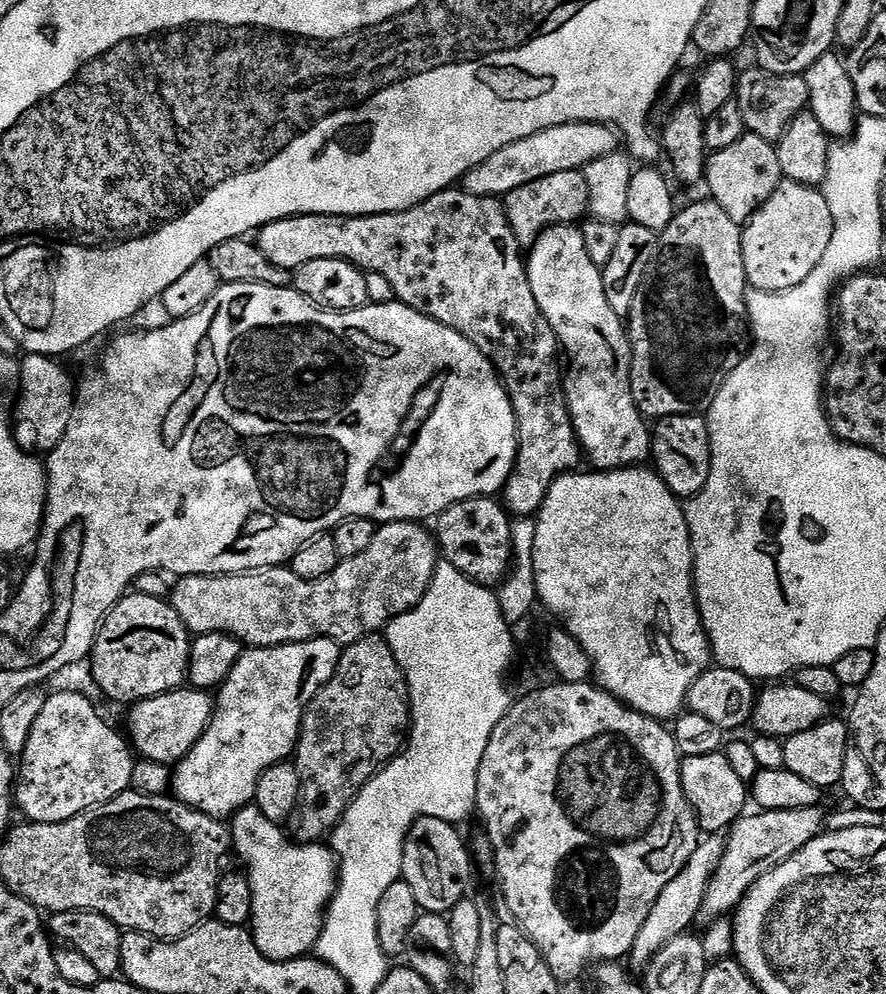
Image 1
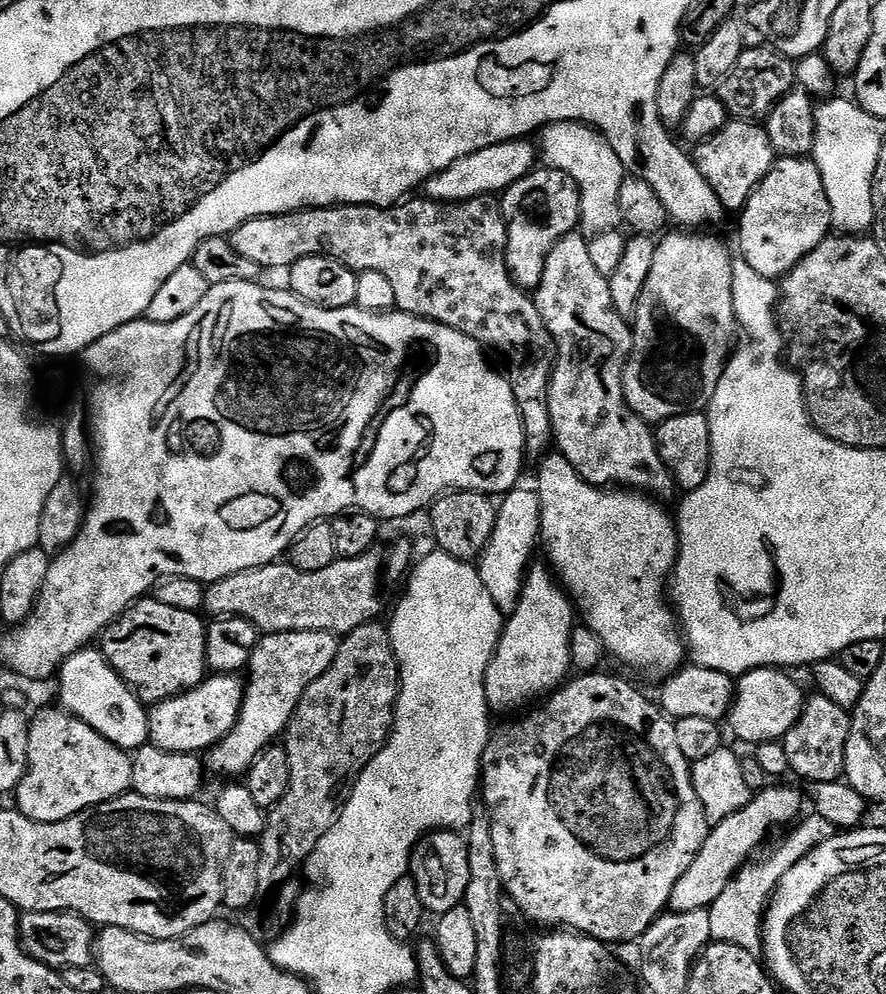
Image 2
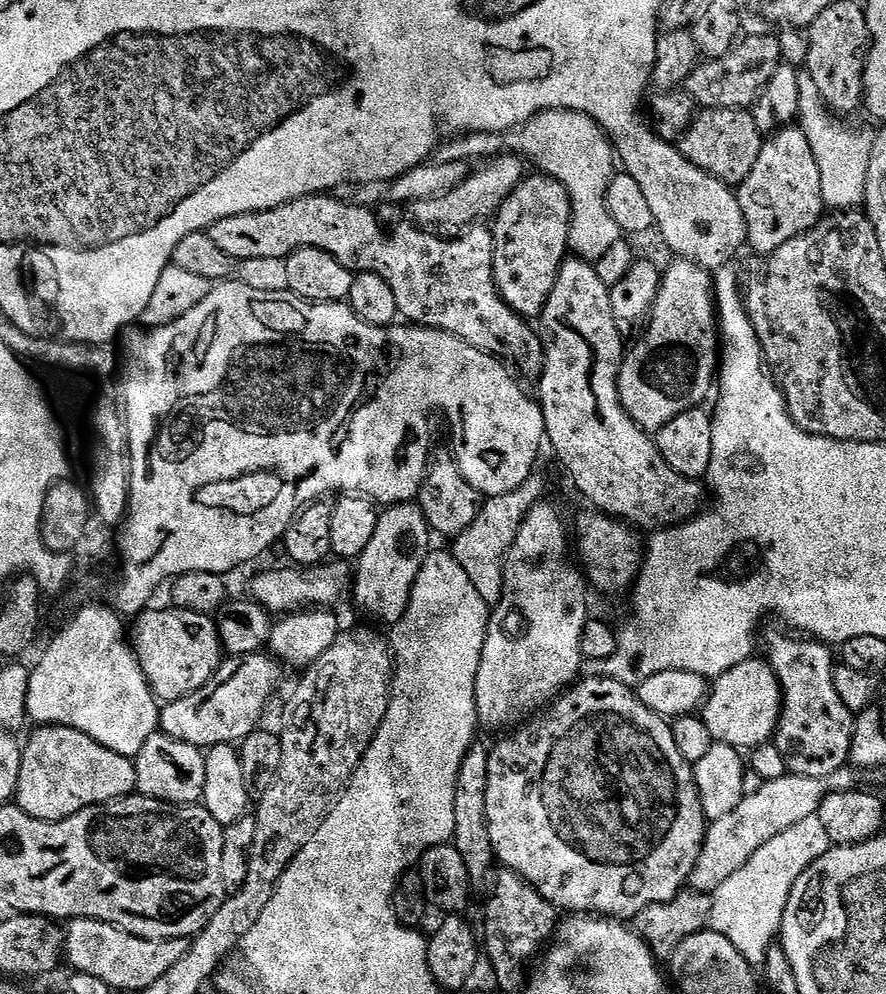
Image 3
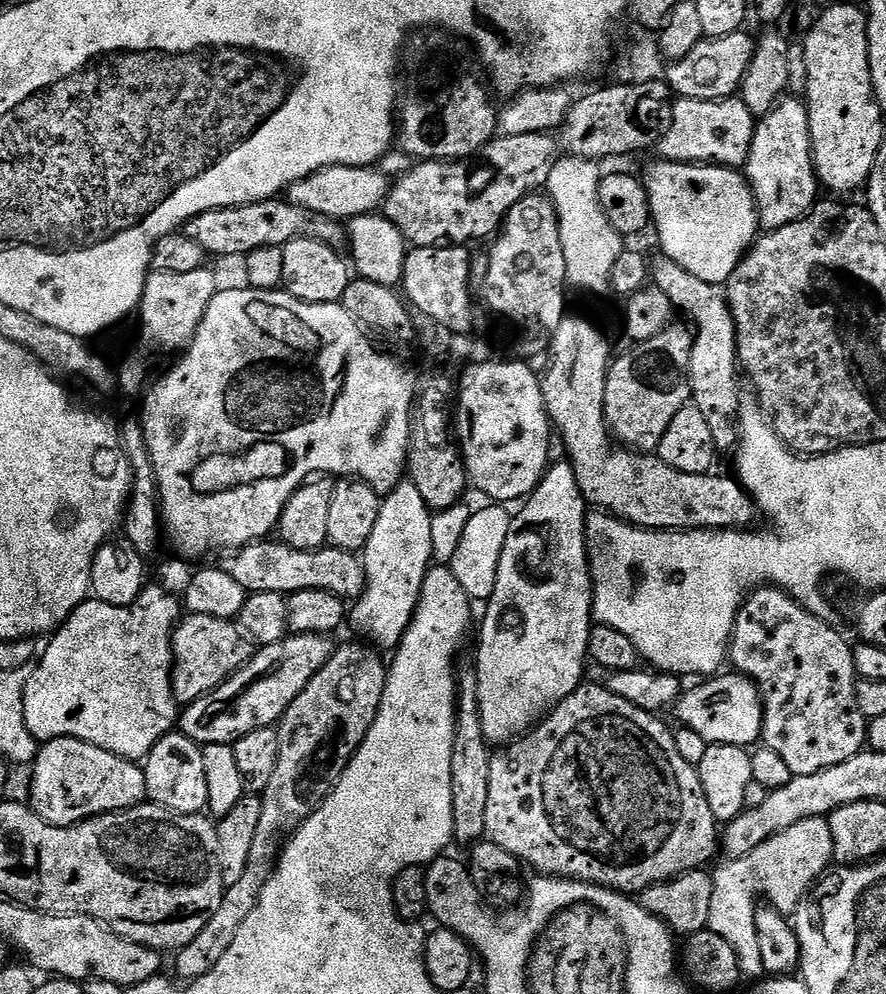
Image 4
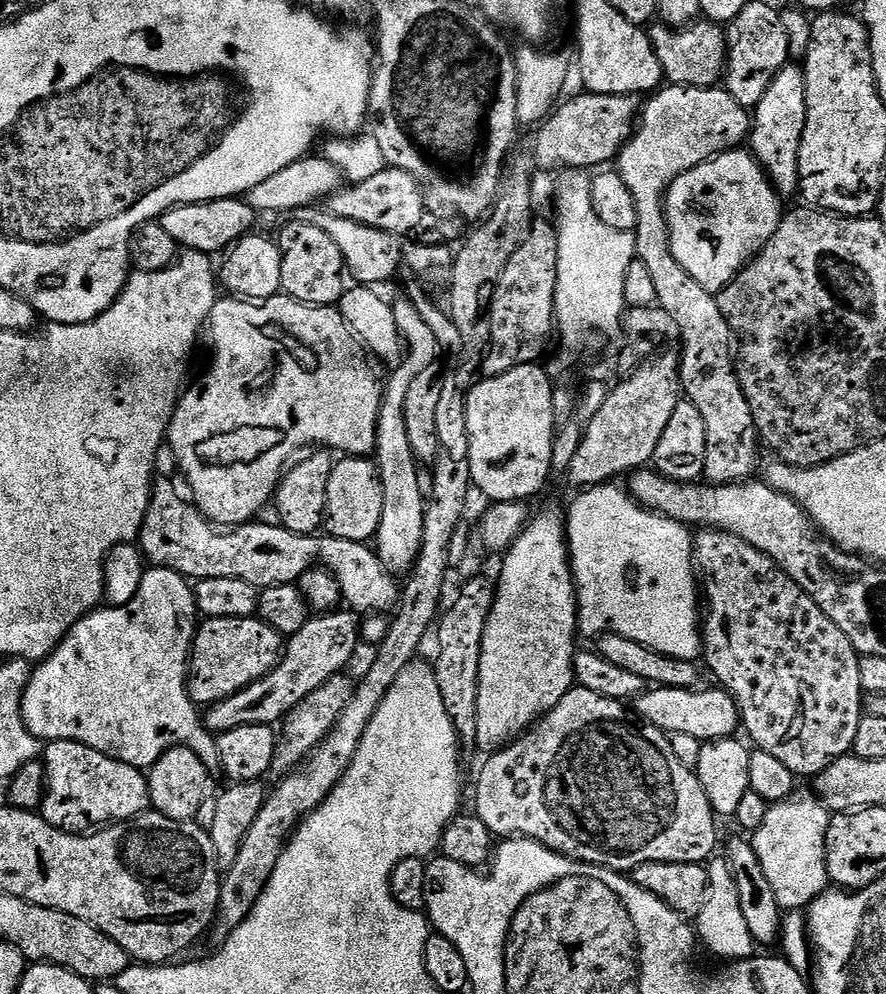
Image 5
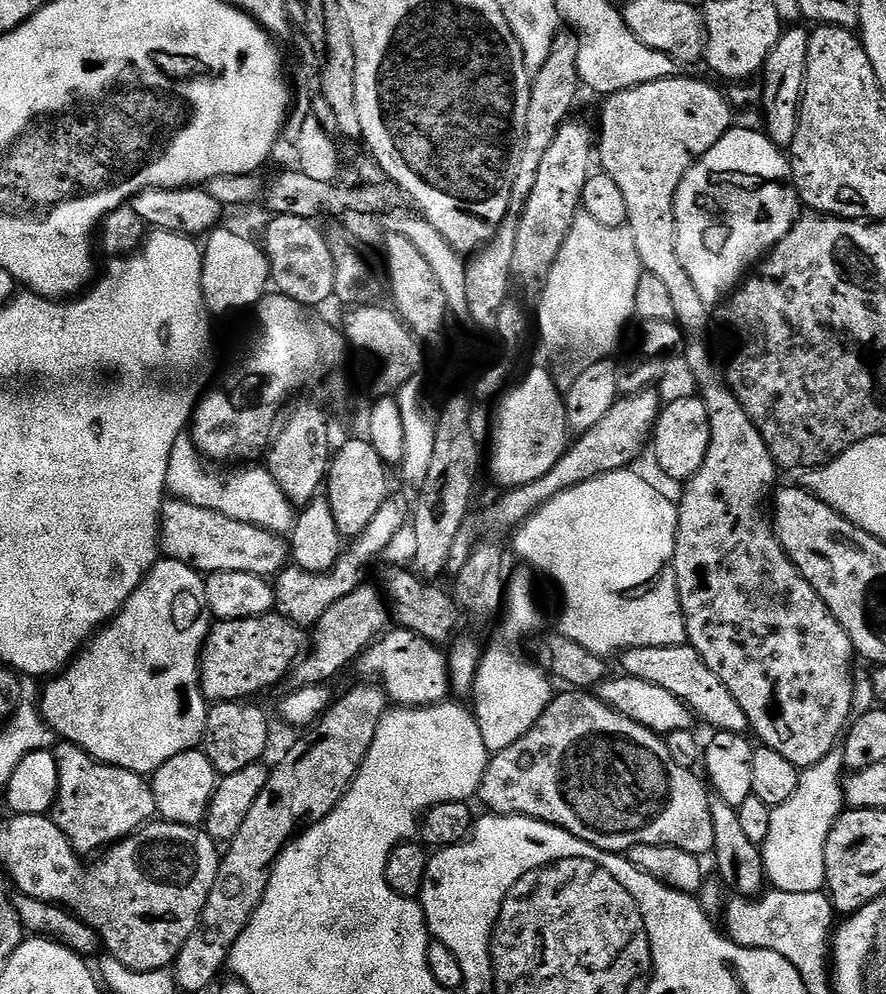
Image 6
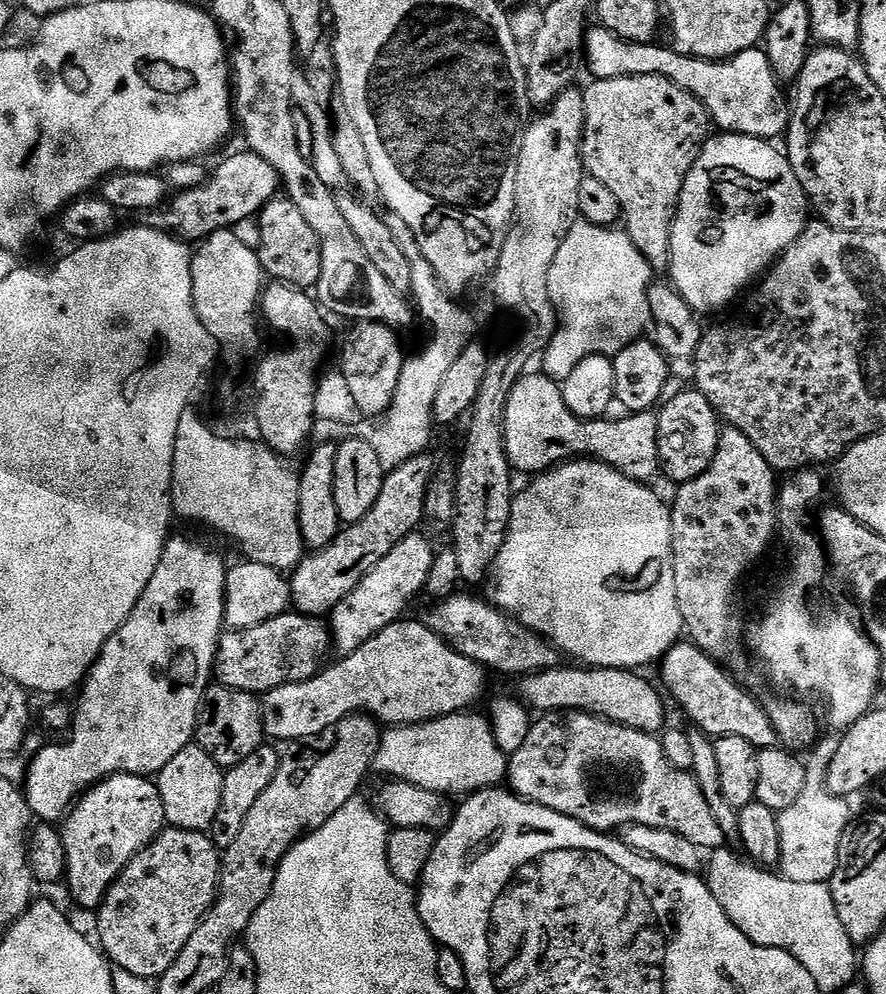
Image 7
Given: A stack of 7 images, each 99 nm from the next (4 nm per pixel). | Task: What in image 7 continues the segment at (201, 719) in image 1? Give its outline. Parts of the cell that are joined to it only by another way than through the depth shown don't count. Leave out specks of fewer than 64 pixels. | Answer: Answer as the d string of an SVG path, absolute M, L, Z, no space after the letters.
M417 530L404 536L366 578L330 614L330 627L335 651L347 654L366 646L370 638L374 638L386 626L405 615L408 604L416 600L416 595L423 593L430 578L431 567L434 566L437 549L423 536L423 531Z

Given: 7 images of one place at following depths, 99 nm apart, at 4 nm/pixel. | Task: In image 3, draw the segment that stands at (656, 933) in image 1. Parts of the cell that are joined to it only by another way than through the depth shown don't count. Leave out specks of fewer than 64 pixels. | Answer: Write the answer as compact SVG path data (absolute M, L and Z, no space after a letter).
M845 766L842 770L834 770L834 774L830 774L824 780L791 774L777 780L765 780L762 790L758 790L755 794L746 796L742 802L738 802L737 808L732 813L725 814L724 817L709 823L708 832L704 836L702 854L692 871L691 887L695 891L705 894L716 892L718 886L722 886L722 882L726 882L726 878L738 874L738 870L742 870L742 866L746 866L746 862L750 862L750 858L754 858L754 854L758 854L758 850L762 850L762 846L766 846L766 842L770 842L770 838L778 838L778 834L782 834L782 830L790 830L790 826L798 826L798 822L817 815L829 792L853 791L857 787L855 775L857 776L857 773L851 767Z

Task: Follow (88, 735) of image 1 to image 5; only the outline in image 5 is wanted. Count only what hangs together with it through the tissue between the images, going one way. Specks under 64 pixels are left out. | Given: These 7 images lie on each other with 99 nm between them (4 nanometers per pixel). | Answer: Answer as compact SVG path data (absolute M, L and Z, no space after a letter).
M53 740L43 749L44 772L48 775L48 793L42 796L44 821L65 832L87 834L101 826L120 824L123 820L133 820L135 816L149 811L148 778L141 769L130 766L121 760L110 758L85 744L69 740Z

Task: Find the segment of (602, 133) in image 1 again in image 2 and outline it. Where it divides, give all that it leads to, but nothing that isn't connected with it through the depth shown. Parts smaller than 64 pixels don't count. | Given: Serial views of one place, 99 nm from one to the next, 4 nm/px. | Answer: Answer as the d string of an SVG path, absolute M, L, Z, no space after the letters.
M531 139L507 140L501 144L486 146L486 150L478 150L446 166L446 170L434 174L422 185L422 192L427 199L438 204L461 204L464 200L473 200L479 196L491 197L514 186L514 182L521 180L526 173L537 167L537 164L538 148Z

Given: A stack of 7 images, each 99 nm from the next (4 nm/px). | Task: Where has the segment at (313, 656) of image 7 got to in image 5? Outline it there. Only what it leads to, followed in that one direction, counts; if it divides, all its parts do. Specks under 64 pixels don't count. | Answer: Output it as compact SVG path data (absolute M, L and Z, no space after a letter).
M259 615L246 618L214 618L205 619L196 629L196 641L192 644L192 658L190 661L190 675L188 678L188 693L192 701L198 706L217 704L226 698L230 698L246 686L258 682L270 670L276 667L282 659L282 653L286 647L285 637L270 626Z

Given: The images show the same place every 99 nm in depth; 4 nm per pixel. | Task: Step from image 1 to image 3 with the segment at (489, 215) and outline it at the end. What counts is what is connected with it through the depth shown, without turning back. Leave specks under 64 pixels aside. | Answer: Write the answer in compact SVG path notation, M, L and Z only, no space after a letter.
M317 194L314 196L303 196L297 200L286 202L277 208L267 208L261 212L247 212L246 214L238 214L230 218L222 218L218 222L214 222L211 228L207 229L207 234L210 238L214 238L214 243L221 250L226 250L226 254L230 254L230 258L234 258L238 262L244 260L277 260L283 262L287 260L290 254L297 252L299 248L317 248L318 250L326 250L326 254L330 254L334 258L338 258L338 262L342 262L342 266L346 266L352 273L369 272L370 274L378 274L390 286L390 290L394 290L394 302L398 302L398 310L400 316L403 317L409 325L419 326L422 328L436 328L439 332L449 332L454 334L460 340L465 340L470 346L481 348L484 352L499 354L505 361L521 360L522 363L528 364L531 360L539 361L542 353L545 351L545 341L540 341L540 336L531 328L529 321L523 316L519 316L514 309L500 296L500 291L496 285L494 278L494 270L492 269L492 234L487 227L473 226L467 230L461 231L457 240L443 240L443 235L437 234L432 230L421 230L415 223L400 222L387 232L387 227L382 226L382 221L373 211L371 207L363 206L355 202L347 204L344 200L335 200L335 195L332 194Z

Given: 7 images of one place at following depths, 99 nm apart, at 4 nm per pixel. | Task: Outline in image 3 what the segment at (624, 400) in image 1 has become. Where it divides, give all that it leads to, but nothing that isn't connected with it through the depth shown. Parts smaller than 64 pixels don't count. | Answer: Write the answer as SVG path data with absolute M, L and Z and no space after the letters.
M579 258L565 259L558 270L554 290L550 292L550 298L544 307L543 320L552 335L552 344L550 340L542 360L544 373L540 376L538 403L544 411L547 443L550 448L552 444L561 466L568 471L573 486L592 503L589 505L595 511L611 516L636 530L649 528L649 533L655 534L665 528L683 526L689 520L696 519L705 507L705 485L670 470L655 439L639 428L622 406L616 379L620 376L620 367L624 365L625 337L610 306L610 286L602 282L602 278L598 278L595 267L589 261Z

